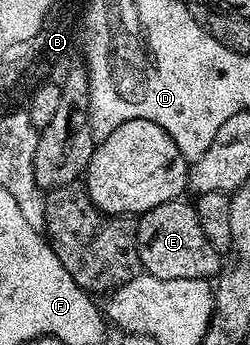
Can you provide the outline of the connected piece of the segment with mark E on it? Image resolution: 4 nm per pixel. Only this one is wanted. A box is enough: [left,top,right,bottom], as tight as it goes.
[136,198,223,280]

